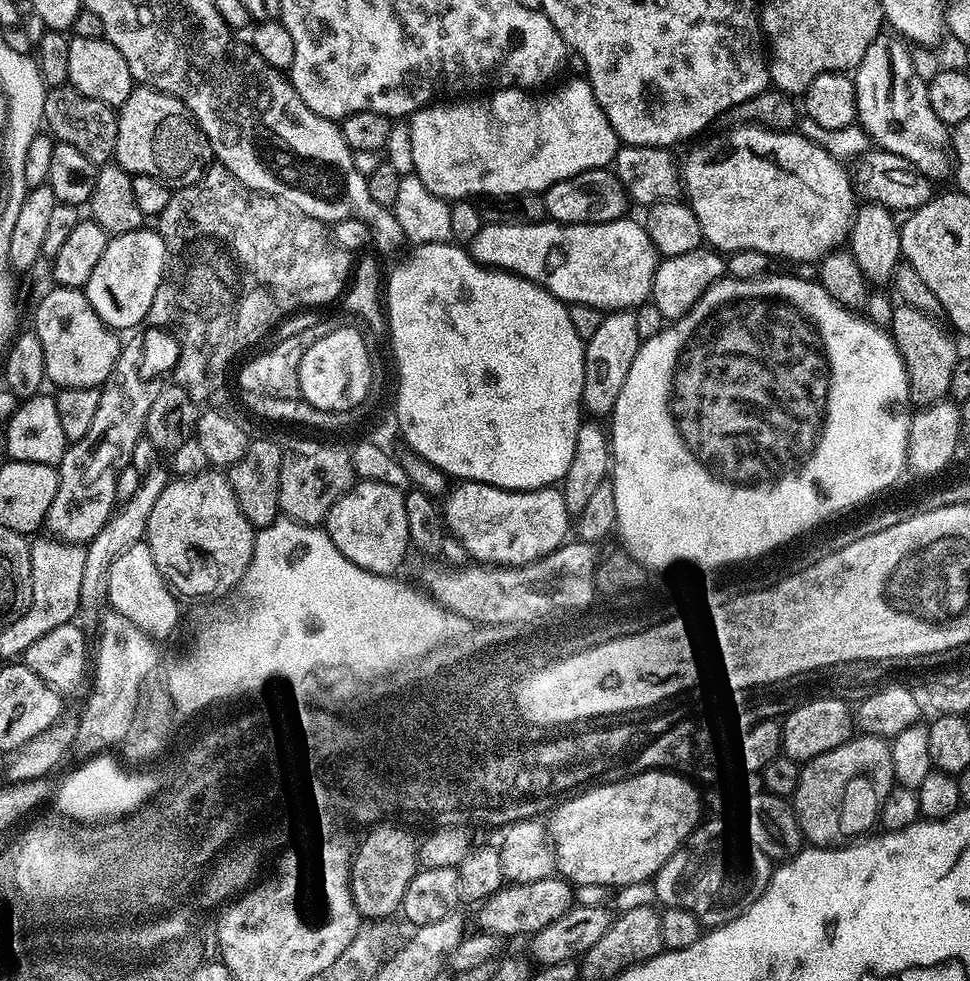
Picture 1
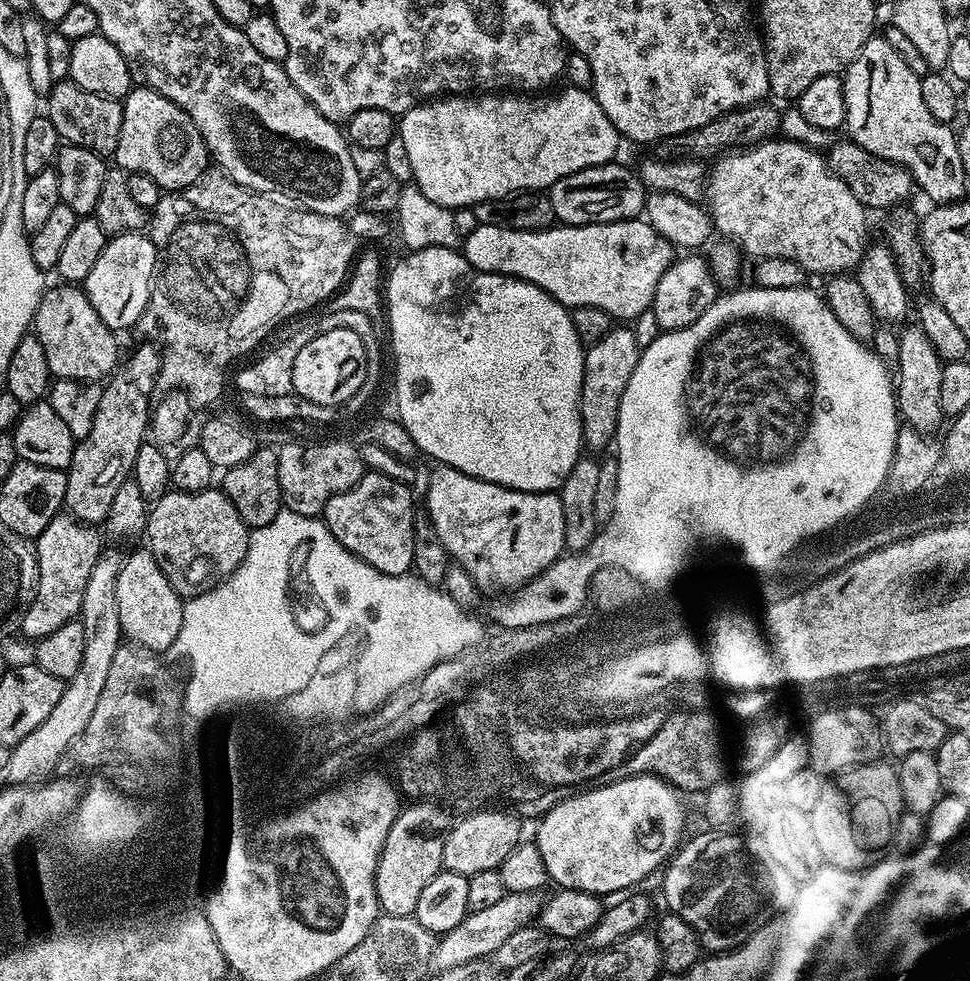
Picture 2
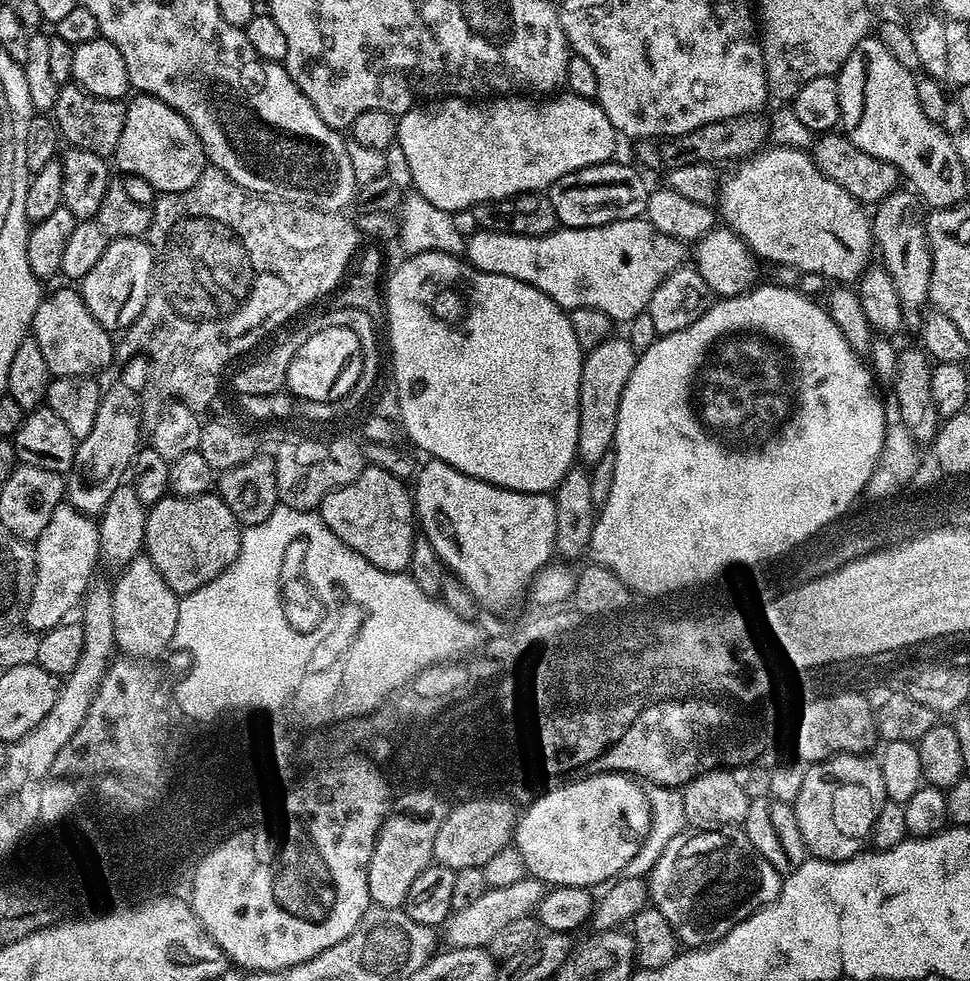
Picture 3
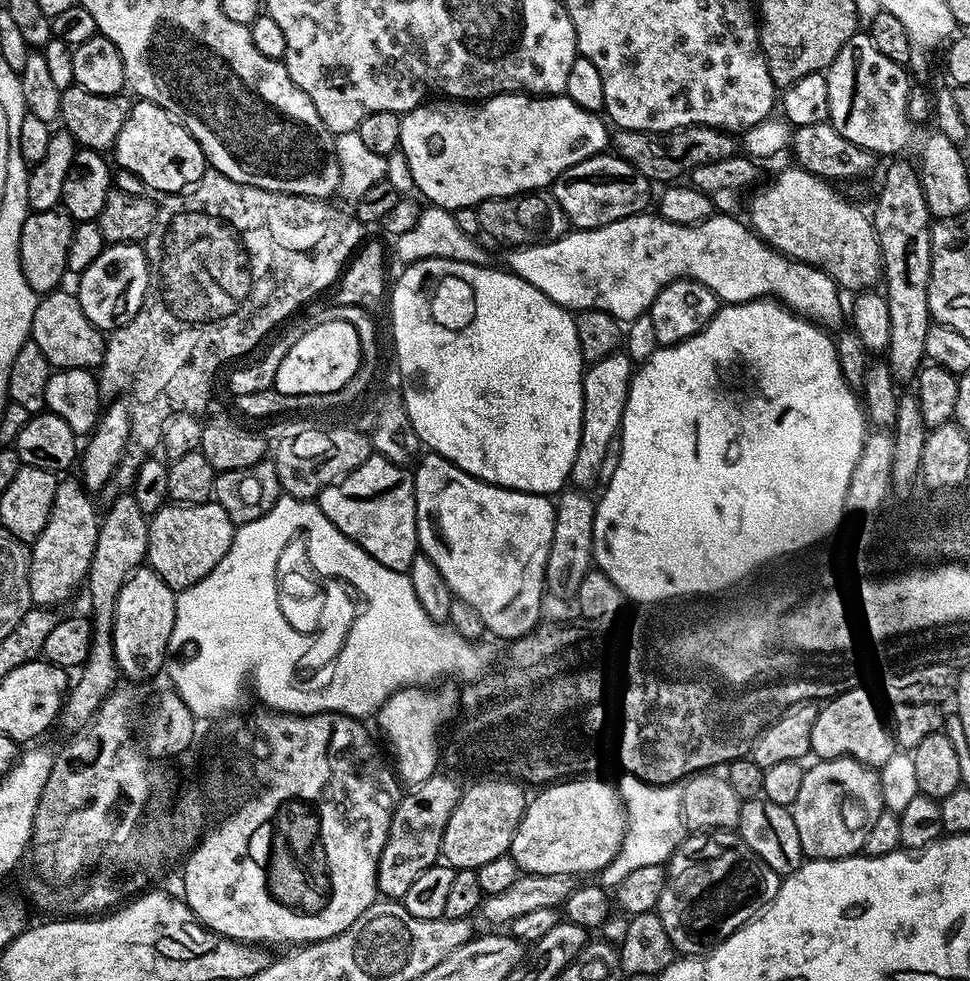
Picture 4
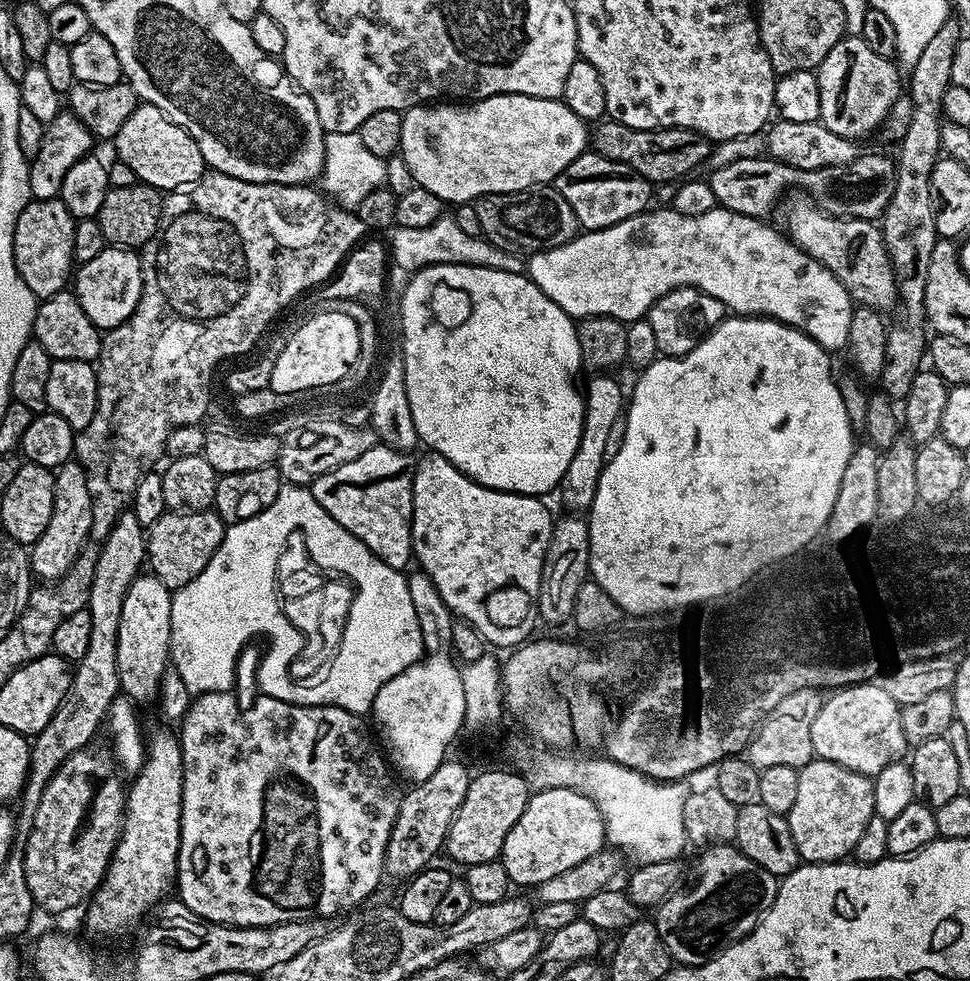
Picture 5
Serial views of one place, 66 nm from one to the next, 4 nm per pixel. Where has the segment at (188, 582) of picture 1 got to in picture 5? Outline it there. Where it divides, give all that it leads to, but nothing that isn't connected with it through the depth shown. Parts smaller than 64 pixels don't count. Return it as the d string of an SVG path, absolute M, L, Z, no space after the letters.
M215 510L194 514L166 511L146 532L146 564L152 567L149 568L151 575L157 576L170 590L186 586L186 582L198 578L198 574L206 570L206 562L214 558L225 527L224 520Z

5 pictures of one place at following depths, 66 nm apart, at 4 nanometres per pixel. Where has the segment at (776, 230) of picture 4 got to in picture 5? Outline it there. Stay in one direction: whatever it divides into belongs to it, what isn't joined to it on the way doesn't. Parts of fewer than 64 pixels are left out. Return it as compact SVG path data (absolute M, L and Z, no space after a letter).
M800 199L794 201L788 208L788 228L786 227L788 239L793 240L803 252L810 254L810 258L826 266L826 270L830 270L834 278L838 278L838 282L846 286L846 290L857 305L875 308L881 314L887 313L887 308L895 309L898 304L896 275L884 245L884 235L881 234L879 227L871 220L852 220L848 216L832 216L828 212L821 212L811 200Z

